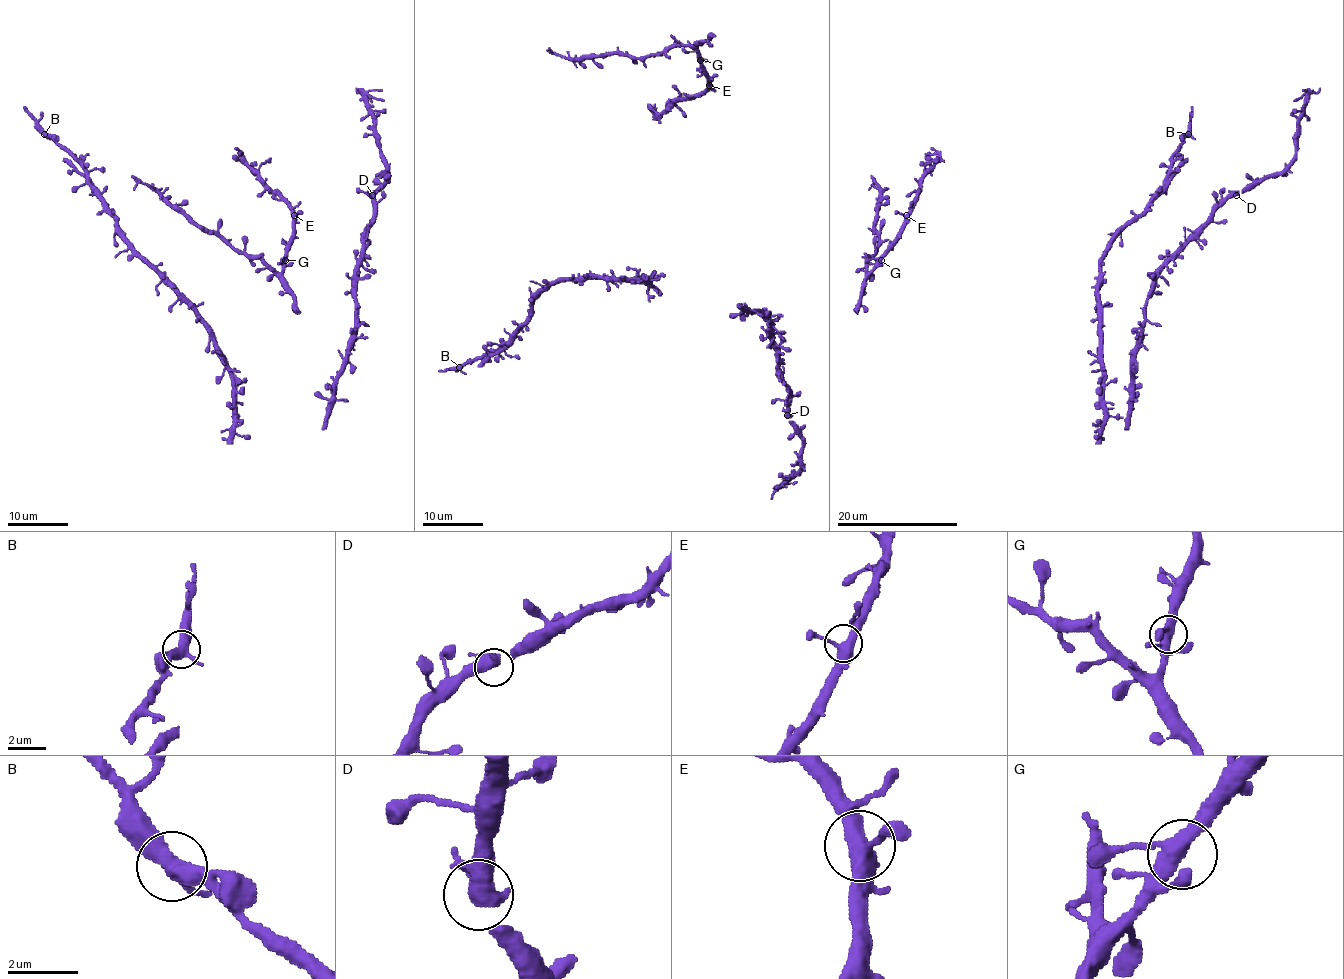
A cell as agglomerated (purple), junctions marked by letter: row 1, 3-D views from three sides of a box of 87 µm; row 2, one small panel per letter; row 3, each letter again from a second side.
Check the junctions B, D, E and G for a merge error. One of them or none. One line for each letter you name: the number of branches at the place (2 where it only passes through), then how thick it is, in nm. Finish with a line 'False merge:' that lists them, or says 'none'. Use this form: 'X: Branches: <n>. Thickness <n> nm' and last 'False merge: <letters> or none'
False merge: none

